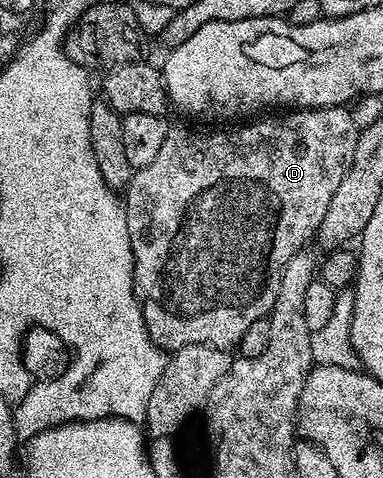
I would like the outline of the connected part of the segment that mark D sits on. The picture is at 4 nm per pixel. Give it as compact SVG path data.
M347 106L292 109L287 113L260 117L240 126L244 125L237 131L191 131L188 127L173 126L166 133L166 141L154 156L154 161L150 161L150 165L135 168L132 179L123 192L126 229L130 229L130 245L134 257L132 294L140 302L148 335L165 352L171 353L186 345L235 348L242 333L246 333L246 329L250 329L254 321L265 318L272 312L274 297L278 297L278 281L282 281L282 269L286 269L286 261L290 261L290 257L305 250L309 246L308 242L317 238L322 217L326 217L326 208L330 206L342 177L346 177L350 161L354 161L354 145L358 145L360 136L360 128L356 126Z

